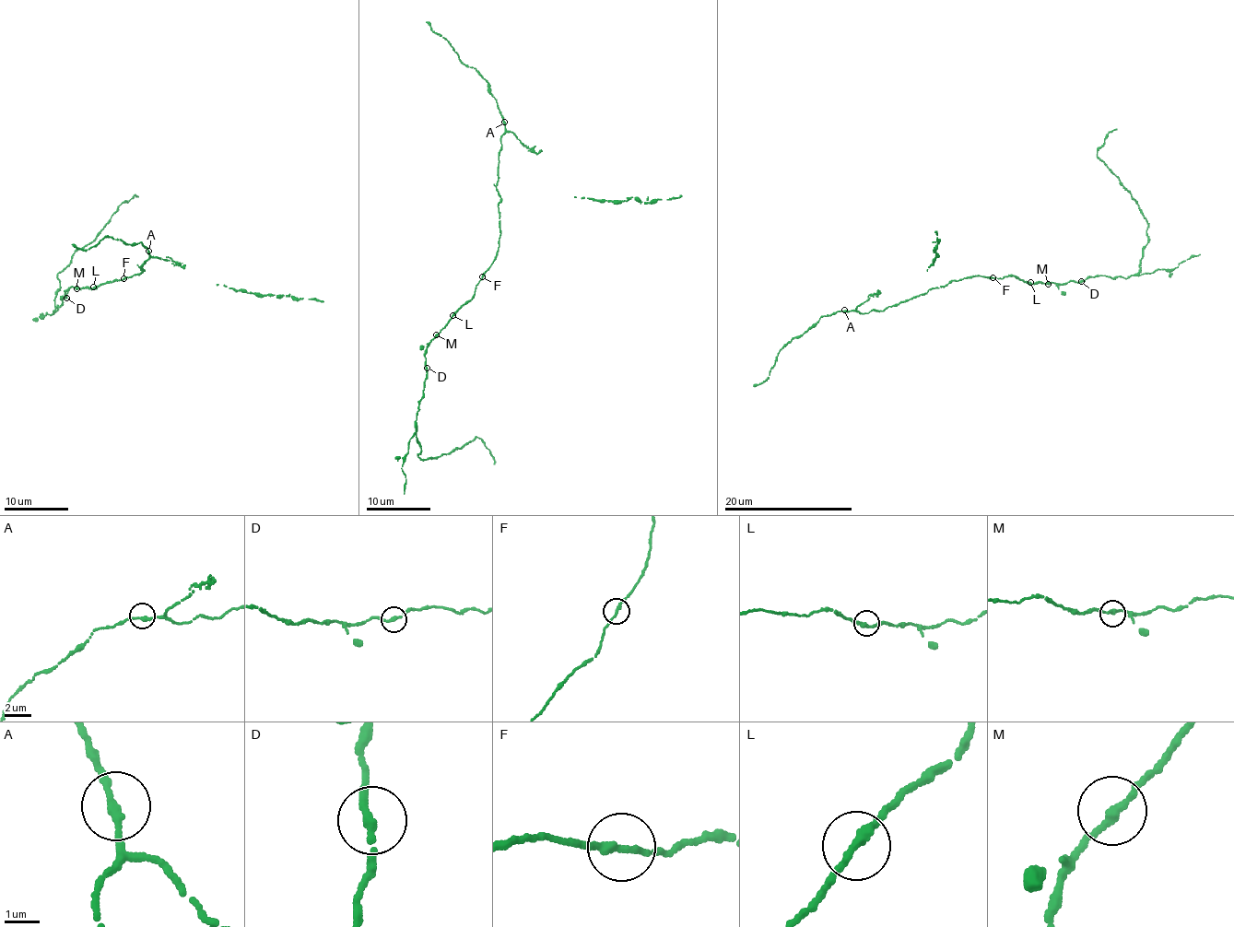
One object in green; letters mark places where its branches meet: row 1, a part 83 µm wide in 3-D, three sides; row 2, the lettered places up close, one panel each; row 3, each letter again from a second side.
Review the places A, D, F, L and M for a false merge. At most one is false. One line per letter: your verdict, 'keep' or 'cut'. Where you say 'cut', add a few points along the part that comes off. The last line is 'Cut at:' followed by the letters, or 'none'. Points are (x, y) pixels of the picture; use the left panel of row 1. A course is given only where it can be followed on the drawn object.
A: keep
D: keep
F: keep
L: keep
M: keep
Cut at: none

